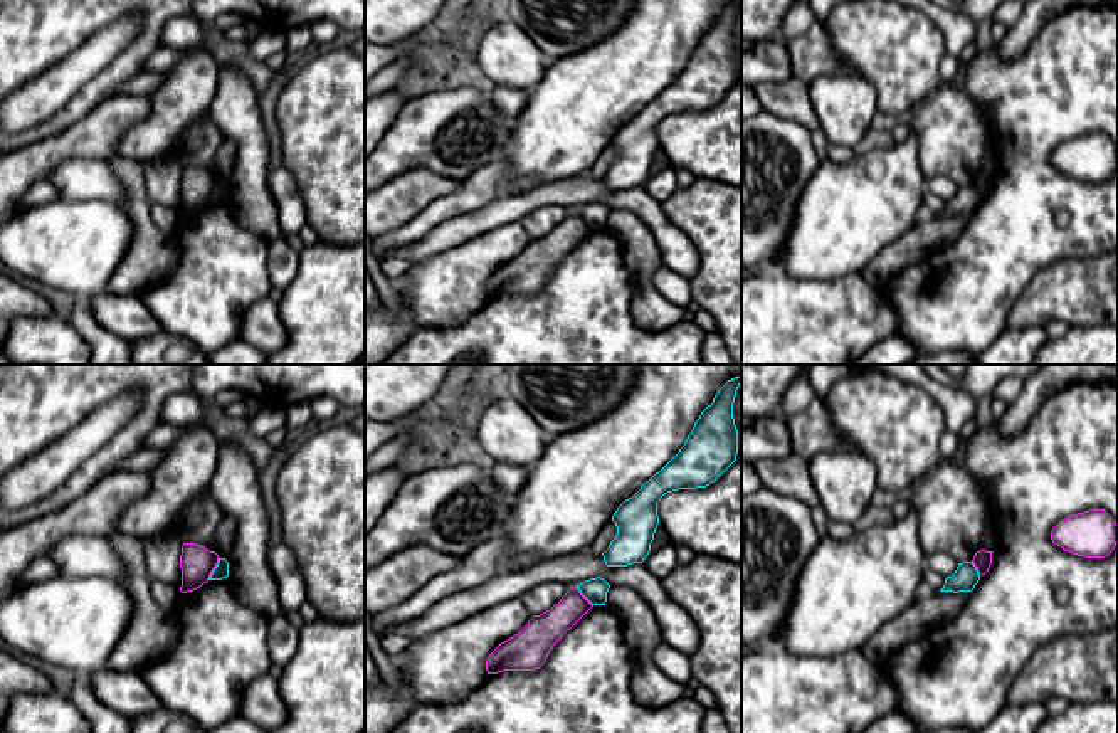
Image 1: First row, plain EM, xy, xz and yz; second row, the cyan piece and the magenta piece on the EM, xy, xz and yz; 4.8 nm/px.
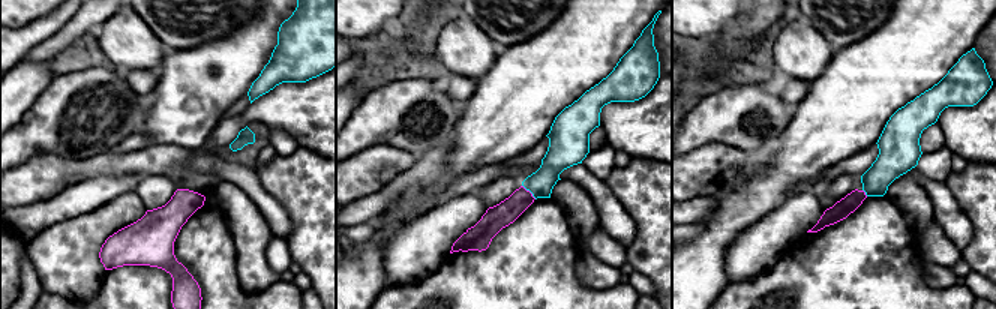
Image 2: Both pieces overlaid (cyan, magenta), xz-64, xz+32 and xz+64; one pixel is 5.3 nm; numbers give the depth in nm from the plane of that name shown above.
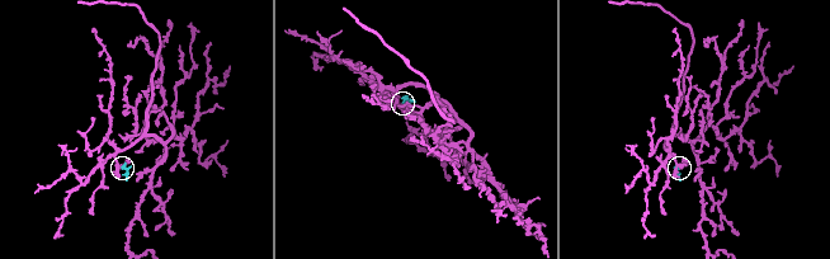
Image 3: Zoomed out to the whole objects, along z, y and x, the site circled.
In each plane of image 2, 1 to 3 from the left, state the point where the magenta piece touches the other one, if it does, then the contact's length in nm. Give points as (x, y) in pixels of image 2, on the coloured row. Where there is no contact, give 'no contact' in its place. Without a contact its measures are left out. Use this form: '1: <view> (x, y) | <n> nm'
1: no contact
2: xz+32 (530, 191) | 110 nm
3: xz+64 (864, 191) | 50 nm

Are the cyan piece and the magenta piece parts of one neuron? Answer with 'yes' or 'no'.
no

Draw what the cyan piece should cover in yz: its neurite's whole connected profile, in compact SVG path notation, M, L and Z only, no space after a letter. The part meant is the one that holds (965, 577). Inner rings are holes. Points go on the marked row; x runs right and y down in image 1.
M973 562L958 563L955 573L945 578L945 585L940 592L972 592L978 583L980 575Z

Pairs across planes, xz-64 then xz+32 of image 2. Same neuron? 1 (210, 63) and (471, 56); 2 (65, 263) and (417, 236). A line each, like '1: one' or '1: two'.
1: two
2: one

